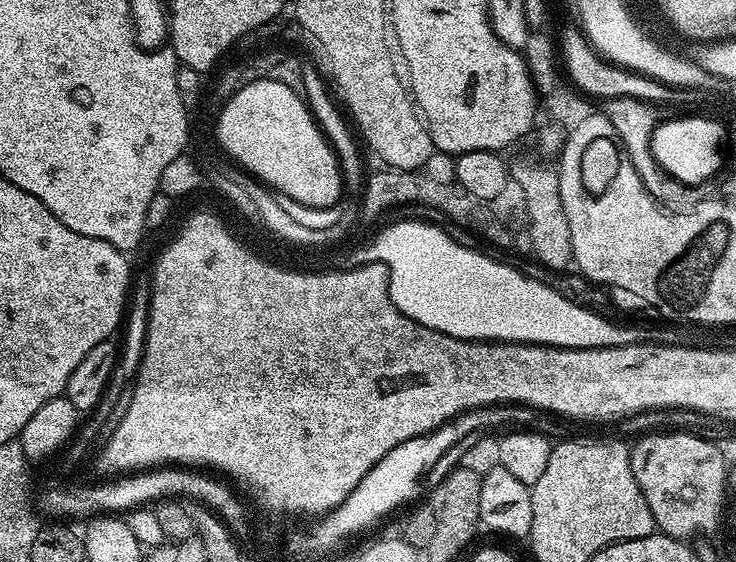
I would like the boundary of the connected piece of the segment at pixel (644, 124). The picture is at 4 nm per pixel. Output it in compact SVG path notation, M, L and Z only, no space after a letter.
M614 97L605 99L602 104L602 111L608 117L608 121L618 130L620 146L625 154L630 158L634 170L638 170L638 178L642 178L642 186L661 208L665 210L688 210L699 205L701 200L709 199L709 185L707 183L684 184L670 175L656 160L652 153L653 129L658 124L656 118L657 110L649 101L636 100L630 97Z

